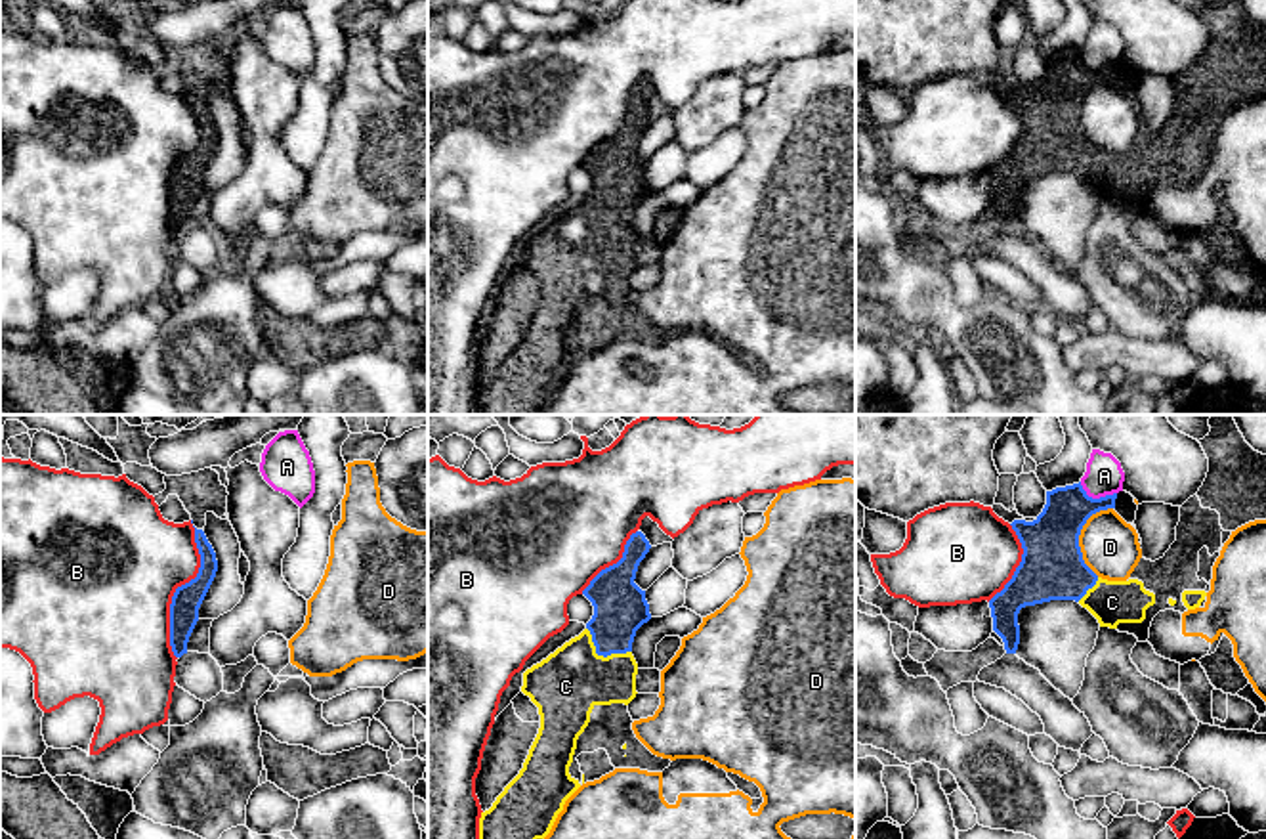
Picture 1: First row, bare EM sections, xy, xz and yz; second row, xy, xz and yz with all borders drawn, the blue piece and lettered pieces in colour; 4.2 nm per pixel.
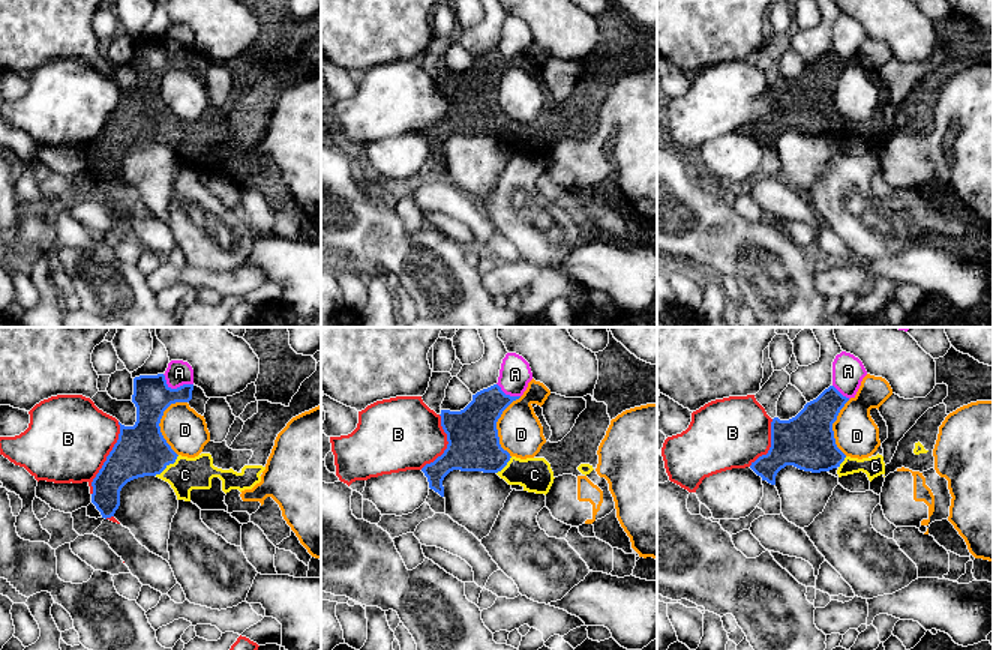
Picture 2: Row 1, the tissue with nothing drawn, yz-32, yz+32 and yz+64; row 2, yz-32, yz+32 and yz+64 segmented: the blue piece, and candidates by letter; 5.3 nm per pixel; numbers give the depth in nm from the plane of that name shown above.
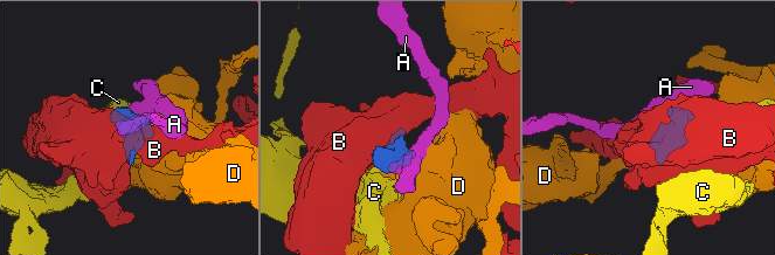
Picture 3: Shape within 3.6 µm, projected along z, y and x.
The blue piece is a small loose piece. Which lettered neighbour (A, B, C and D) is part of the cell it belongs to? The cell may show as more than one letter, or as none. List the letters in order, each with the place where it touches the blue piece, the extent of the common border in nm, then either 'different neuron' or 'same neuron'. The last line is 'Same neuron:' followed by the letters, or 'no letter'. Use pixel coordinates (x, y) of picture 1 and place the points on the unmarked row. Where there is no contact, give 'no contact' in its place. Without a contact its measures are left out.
A: meets blue in yz at (1097, 71); contact 170 nm long; different neuron
B: meets blue in xy at (178, 159); contact 600 nm long; different neuron
C: meets blue in xz at (602, 226); contact 220 nm long; same neuron
D: meets blue in yz at (1079, 106); contact 300 nm long; different neuron
Same neuron: C

